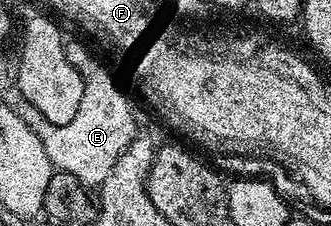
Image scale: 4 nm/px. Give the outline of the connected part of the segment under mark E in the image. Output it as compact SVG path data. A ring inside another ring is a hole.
M83 42L67 44L69 62L83 75L81 106L73 122L54 124L49 122L49 118L45 118L45 114L41 114L41 110L30 106L20 107L18 113L31 127L33 134L41 138L52 165L58 171L73 174L73 178L77 178L82 184L98 186L105 178L109 178L117 158L130 148L136 139L135 112L131 109L126 94L115 85L114 78L107 73L106 66L81 43Z

